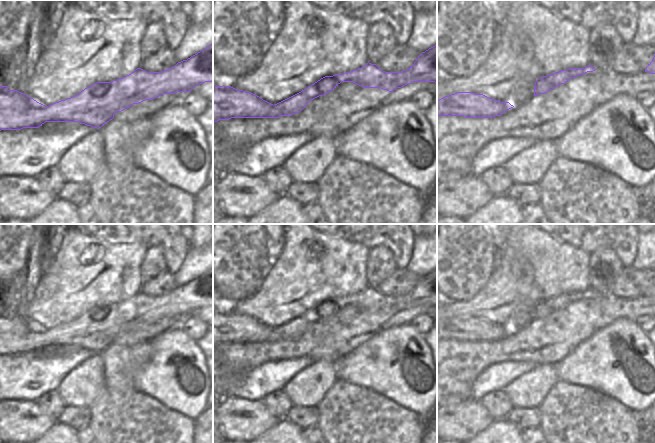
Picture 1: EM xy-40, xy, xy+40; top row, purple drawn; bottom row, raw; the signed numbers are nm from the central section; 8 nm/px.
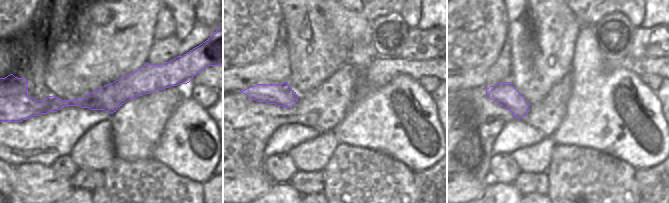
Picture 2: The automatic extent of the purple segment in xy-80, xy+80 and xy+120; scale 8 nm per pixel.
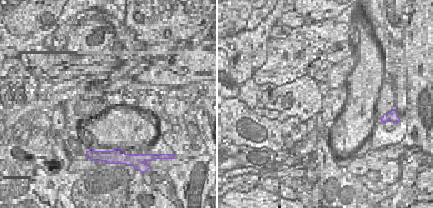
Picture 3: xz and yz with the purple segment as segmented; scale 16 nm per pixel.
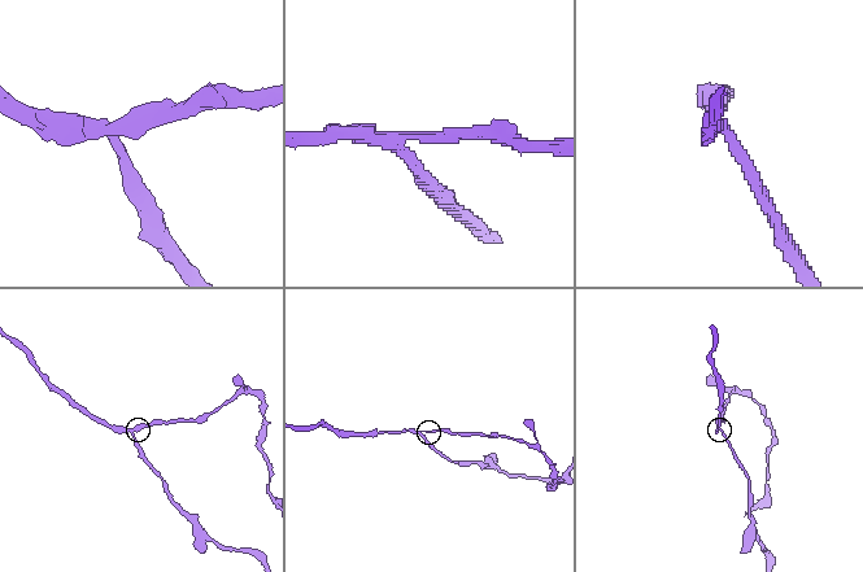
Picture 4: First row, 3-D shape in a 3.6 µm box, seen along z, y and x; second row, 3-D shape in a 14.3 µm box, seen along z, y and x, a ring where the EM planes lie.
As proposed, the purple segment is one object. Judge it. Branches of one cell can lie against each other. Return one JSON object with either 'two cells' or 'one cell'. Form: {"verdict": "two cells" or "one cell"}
{"verdict": "two cells"}

